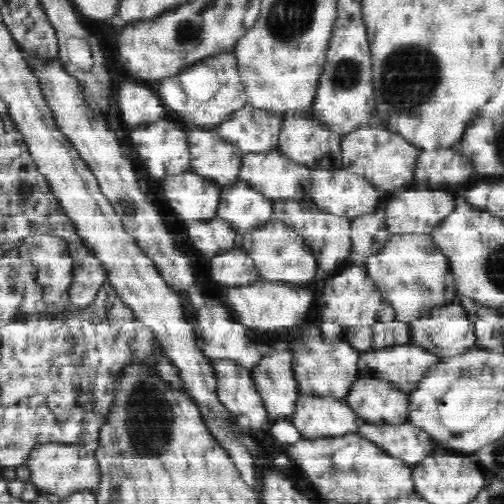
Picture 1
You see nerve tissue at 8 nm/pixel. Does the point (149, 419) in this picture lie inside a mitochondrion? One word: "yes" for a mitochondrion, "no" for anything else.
yes

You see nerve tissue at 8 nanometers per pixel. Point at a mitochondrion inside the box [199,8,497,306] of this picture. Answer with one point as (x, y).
(410, 76)

